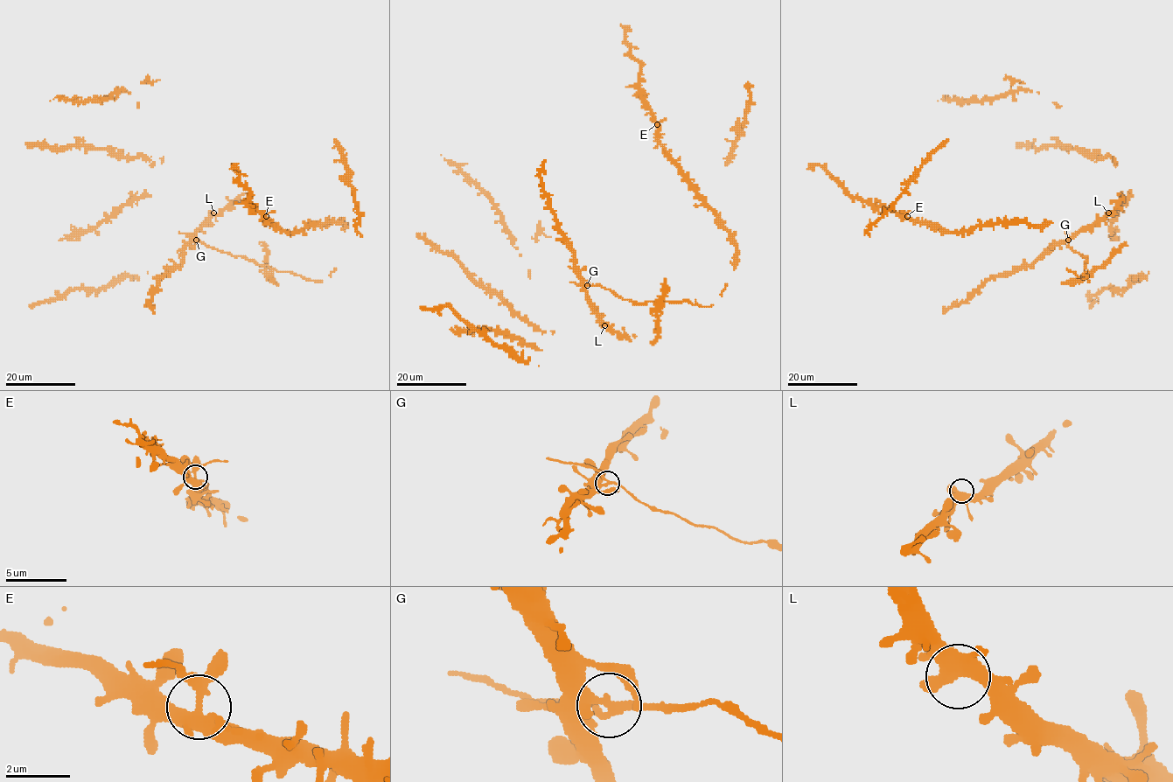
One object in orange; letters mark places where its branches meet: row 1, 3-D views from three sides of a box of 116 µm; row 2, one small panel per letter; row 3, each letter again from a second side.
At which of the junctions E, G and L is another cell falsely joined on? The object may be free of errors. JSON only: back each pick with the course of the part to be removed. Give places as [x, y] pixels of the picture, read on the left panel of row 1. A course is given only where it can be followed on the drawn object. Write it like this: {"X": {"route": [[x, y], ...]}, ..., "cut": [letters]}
{"cut": ["G"]}

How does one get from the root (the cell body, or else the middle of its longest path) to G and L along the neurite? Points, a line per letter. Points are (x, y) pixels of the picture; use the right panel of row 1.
G: (1085, 262), (1084, 256), (1068, 246), (1068, 240)
L: (1085, 262), (1084, 256), (1068, 246), (1068, 240), (1089, 230), (1108, 212)

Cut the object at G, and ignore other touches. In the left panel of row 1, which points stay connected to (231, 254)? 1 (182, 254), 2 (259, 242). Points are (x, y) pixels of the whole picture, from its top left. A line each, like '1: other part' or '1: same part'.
1: other part
2: other part

